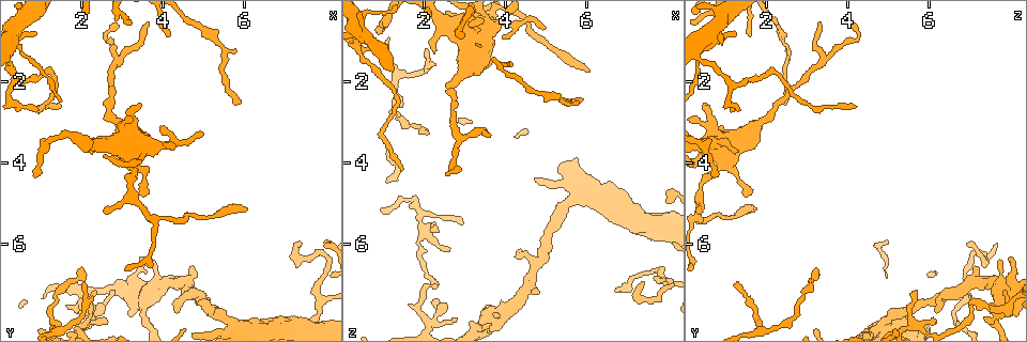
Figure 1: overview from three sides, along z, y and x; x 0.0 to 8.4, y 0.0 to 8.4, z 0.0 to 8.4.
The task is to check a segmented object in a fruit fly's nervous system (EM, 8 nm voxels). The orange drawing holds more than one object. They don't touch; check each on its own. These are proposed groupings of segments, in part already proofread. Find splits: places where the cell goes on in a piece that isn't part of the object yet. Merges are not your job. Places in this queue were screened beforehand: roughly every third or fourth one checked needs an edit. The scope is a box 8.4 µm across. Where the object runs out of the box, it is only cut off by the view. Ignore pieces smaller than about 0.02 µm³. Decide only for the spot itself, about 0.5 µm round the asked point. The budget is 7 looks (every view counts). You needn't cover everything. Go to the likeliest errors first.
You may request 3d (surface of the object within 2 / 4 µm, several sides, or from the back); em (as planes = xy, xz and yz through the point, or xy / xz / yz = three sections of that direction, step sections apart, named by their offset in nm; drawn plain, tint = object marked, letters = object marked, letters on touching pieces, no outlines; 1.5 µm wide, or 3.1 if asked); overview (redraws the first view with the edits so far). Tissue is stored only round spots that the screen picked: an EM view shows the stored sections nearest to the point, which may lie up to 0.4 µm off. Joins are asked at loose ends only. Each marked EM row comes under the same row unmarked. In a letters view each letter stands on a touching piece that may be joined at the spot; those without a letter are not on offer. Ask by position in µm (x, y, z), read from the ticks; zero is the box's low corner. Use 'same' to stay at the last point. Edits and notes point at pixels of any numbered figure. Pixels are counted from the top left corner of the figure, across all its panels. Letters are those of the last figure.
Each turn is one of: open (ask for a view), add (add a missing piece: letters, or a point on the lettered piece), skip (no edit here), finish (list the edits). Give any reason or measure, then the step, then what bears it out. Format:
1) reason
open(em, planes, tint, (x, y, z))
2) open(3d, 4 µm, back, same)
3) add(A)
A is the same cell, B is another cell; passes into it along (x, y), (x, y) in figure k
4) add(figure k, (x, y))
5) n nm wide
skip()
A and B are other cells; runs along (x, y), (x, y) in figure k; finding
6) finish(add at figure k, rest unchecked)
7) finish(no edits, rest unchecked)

free end
open(3d, 4 µm, (4.35, 7.70, 6.20))

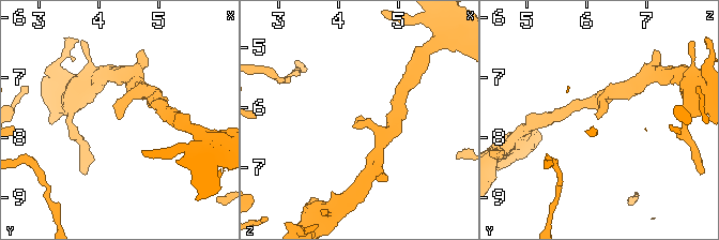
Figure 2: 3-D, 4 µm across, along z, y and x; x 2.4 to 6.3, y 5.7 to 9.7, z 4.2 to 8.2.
shape alone is not enough
open(em, yz, step 8, letters, (4.40, 7.60, 6.20))

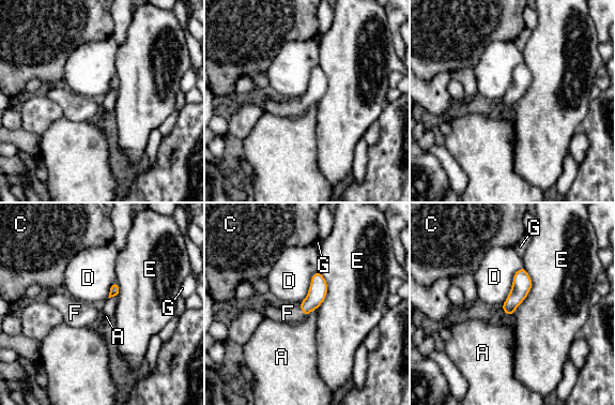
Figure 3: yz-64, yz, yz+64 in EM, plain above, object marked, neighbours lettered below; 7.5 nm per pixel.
another direction
open(em, xy, step 8, letters, same)

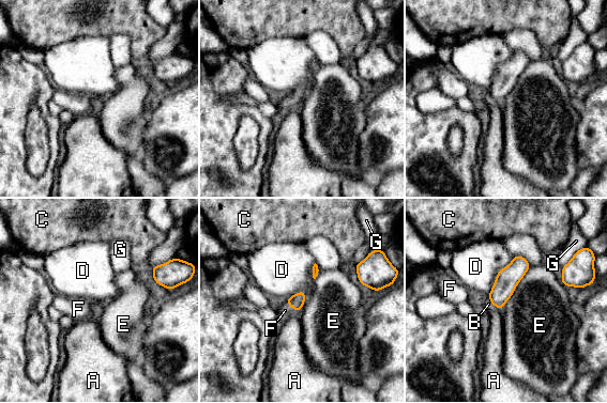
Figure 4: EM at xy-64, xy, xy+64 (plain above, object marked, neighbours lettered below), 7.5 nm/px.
110 nm wide
add(F)
F is the same cell, A, B, C, D, E and G are other cells; passes into it along (297, 300), (291, 306), (285, 310) in figure 4; it goes on there

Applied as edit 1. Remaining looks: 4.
open(overview)

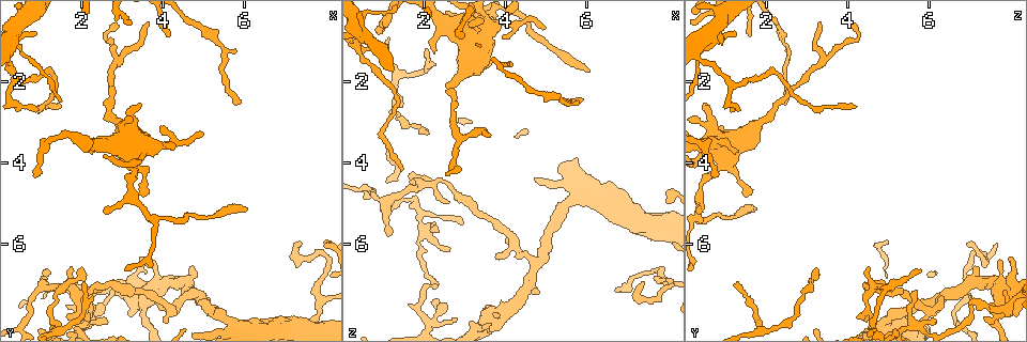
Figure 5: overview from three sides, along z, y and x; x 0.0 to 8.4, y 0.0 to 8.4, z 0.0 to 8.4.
branch stops here
open(em, xz, step 4, letters, (2.30, 3.75, 1.25))

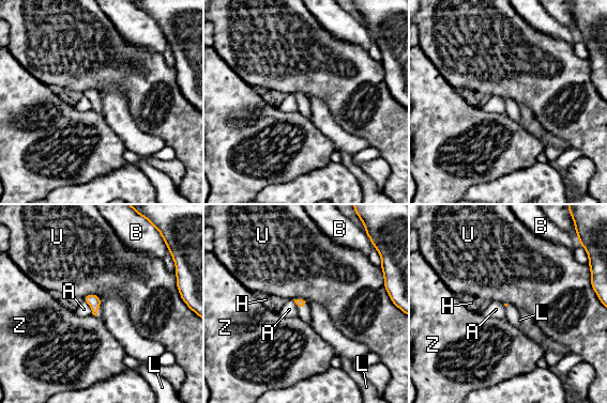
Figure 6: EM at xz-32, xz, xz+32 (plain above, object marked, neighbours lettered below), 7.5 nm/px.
add(L)
L is the same cell, A, B, H, U and Z are other cells; passes into it along (300, 303), (302, 306), (304, 312) in figure 6; the cell continues

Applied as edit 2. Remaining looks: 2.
finish(add at figure 4, add at figure 6, rest unchecked)

